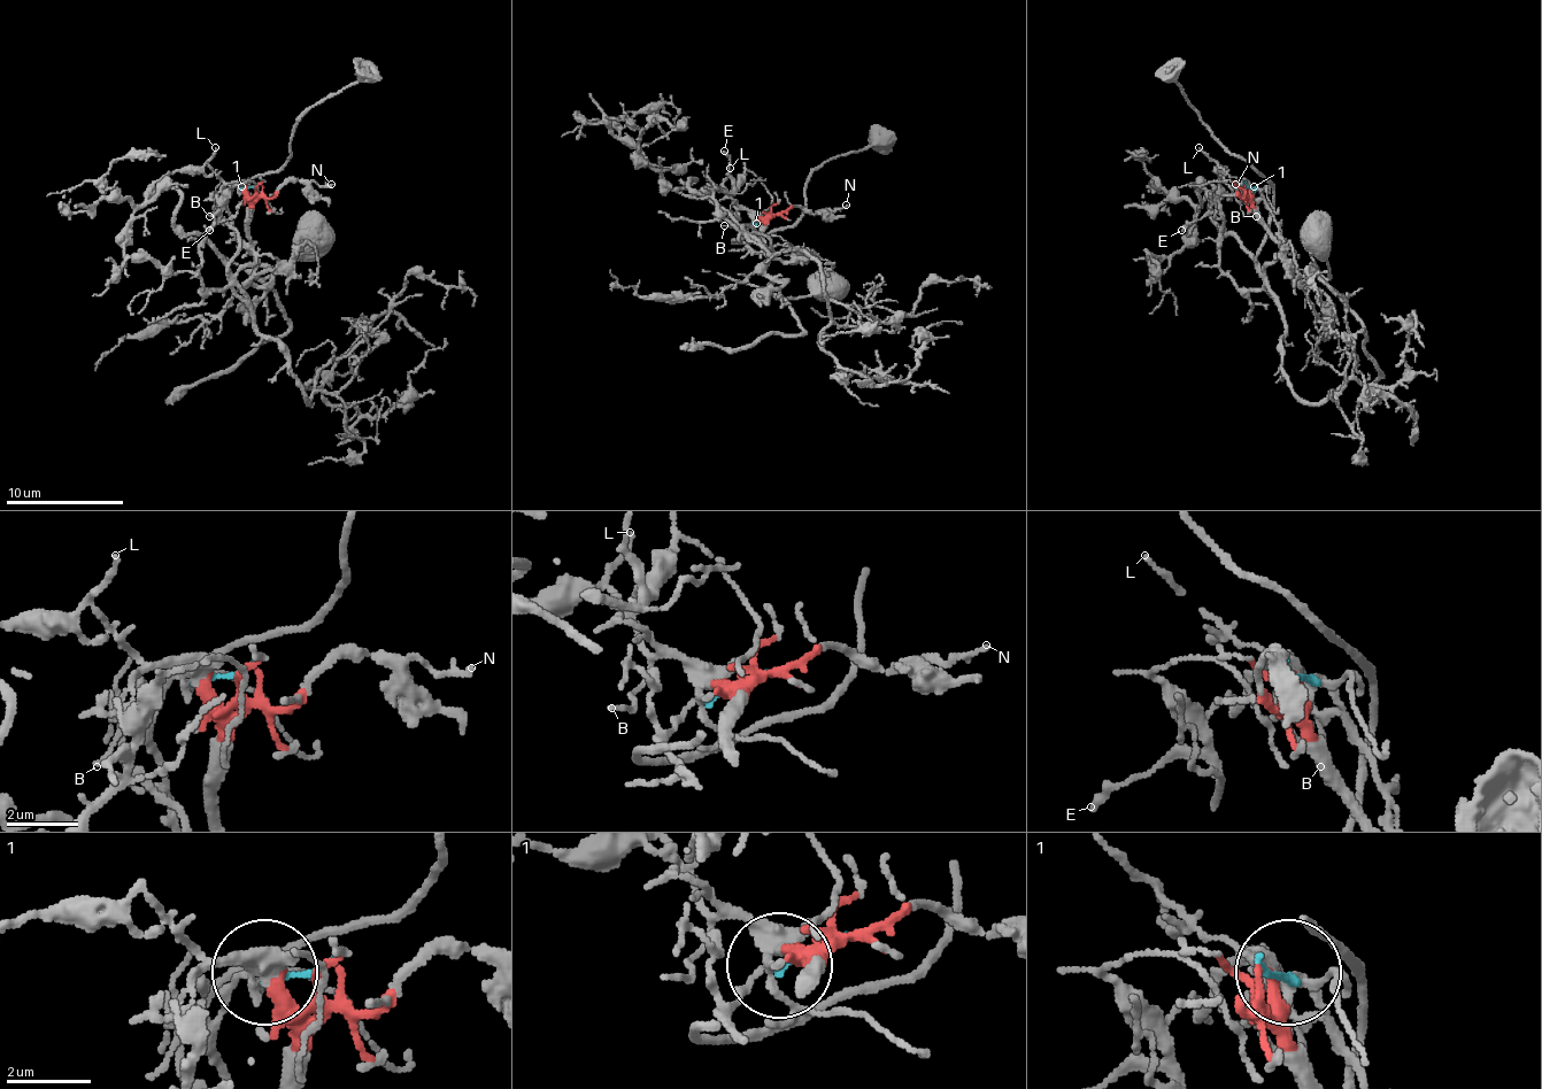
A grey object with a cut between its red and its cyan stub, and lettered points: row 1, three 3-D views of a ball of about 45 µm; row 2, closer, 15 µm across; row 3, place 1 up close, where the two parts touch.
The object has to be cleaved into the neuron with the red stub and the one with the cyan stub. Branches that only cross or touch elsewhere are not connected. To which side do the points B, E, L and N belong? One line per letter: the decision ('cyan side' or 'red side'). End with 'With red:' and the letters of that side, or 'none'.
B: red side
E: cyan side
L: cyan side
N: red side
With red: B, N

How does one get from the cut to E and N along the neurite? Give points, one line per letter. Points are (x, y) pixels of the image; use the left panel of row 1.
E: (262, 184), (226, 198), (238, 254), (223, 288), (206, 288), (200, 265), (209, 230)
N: (262, 186), (270, 198), (291, 180), (332, 184)

